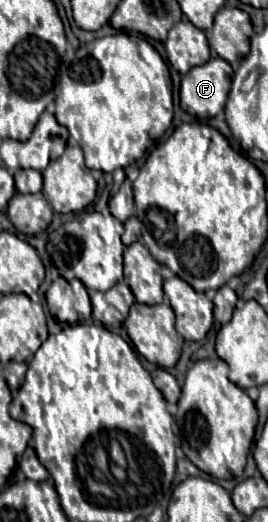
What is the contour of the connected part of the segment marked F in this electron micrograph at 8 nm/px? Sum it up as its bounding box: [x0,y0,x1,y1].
[180,58,232,118]

